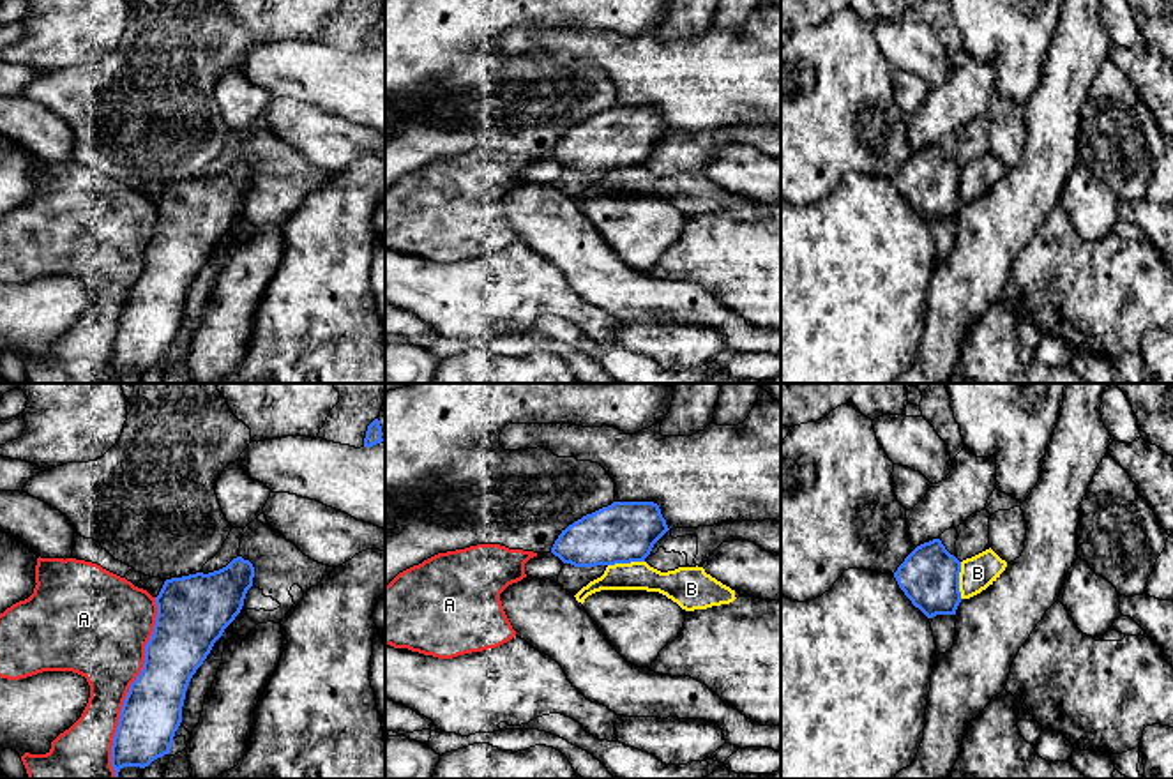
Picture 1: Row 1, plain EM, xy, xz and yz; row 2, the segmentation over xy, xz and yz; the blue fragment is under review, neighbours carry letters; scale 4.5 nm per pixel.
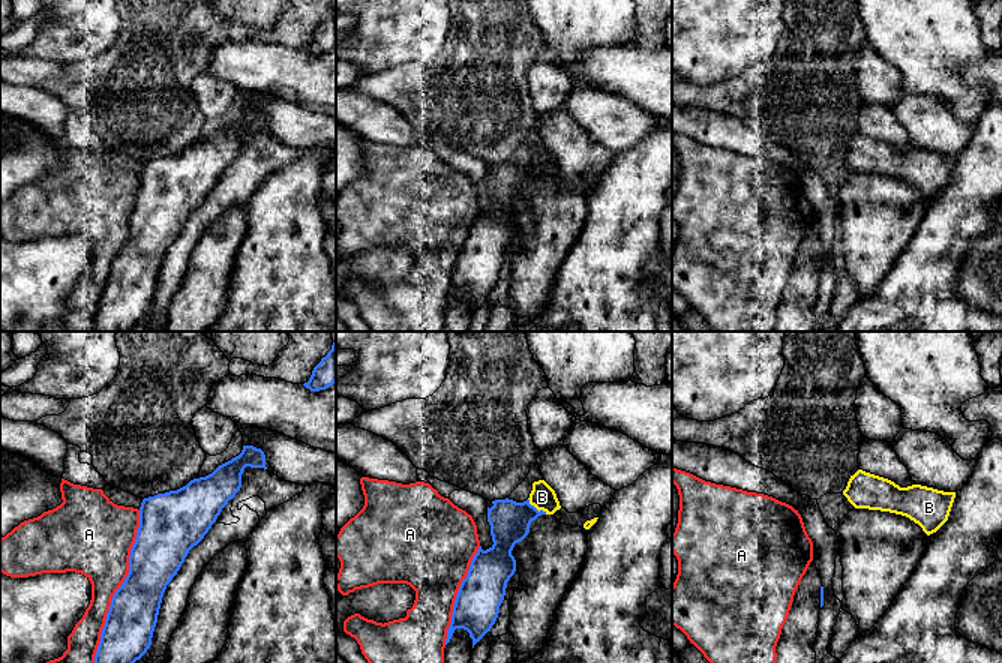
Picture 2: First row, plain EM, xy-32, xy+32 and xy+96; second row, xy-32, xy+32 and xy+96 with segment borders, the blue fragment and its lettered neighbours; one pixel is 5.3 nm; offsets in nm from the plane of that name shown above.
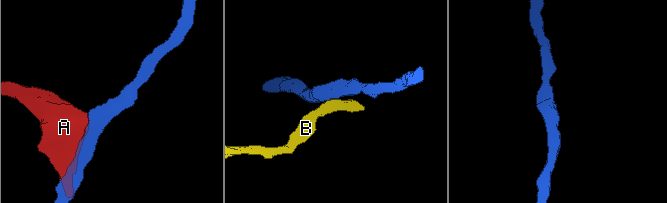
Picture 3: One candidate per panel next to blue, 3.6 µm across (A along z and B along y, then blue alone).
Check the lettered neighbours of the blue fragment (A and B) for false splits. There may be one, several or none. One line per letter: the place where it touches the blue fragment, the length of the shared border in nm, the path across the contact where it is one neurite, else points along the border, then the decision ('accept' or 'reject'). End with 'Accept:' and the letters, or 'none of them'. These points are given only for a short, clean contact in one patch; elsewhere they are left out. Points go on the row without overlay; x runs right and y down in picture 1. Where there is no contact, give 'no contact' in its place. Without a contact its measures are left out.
A: meets blue in xy at (129, 292); contact 850 nm long; reject
B: meets blue in xz at (626, 166); contact 170 nm long; reject
Accept: none of them

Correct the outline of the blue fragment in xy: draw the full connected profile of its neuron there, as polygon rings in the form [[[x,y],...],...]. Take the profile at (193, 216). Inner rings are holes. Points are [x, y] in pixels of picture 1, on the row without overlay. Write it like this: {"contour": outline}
{"contour": [[[237,161],[219,175],[164,185],[143,274],[129,291],[113,341],[115,383],[124,371],[145,373],[170,359],[187,290],[240,217],[253,182],[253,168]]]}

